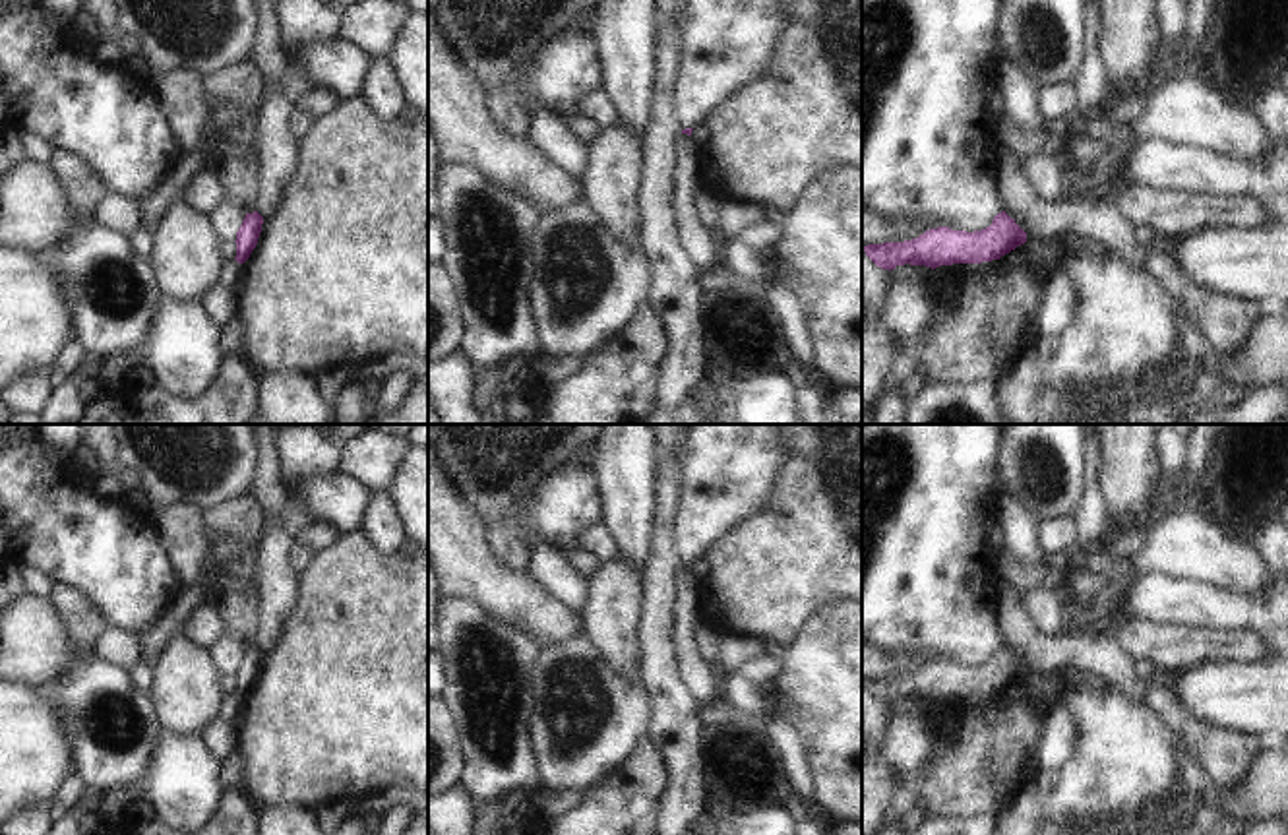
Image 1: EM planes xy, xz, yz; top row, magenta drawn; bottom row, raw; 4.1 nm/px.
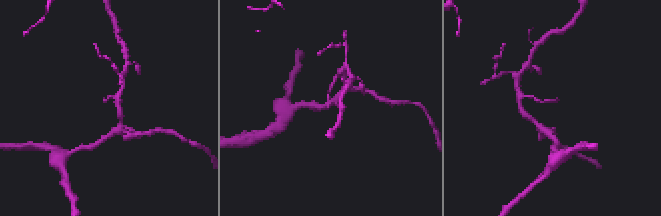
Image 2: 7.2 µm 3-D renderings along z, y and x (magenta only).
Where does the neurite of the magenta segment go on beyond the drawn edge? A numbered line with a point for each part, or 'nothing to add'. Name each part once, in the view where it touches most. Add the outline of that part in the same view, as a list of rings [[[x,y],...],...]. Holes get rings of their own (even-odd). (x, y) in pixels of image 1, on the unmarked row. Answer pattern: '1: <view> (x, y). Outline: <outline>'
nothing to add

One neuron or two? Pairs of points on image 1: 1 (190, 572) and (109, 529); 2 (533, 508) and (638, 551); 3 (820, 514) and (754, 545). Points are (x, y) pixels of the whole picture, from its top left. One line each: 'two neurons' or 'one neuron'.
1: two neurons
2: two neurons
3: one neuron

